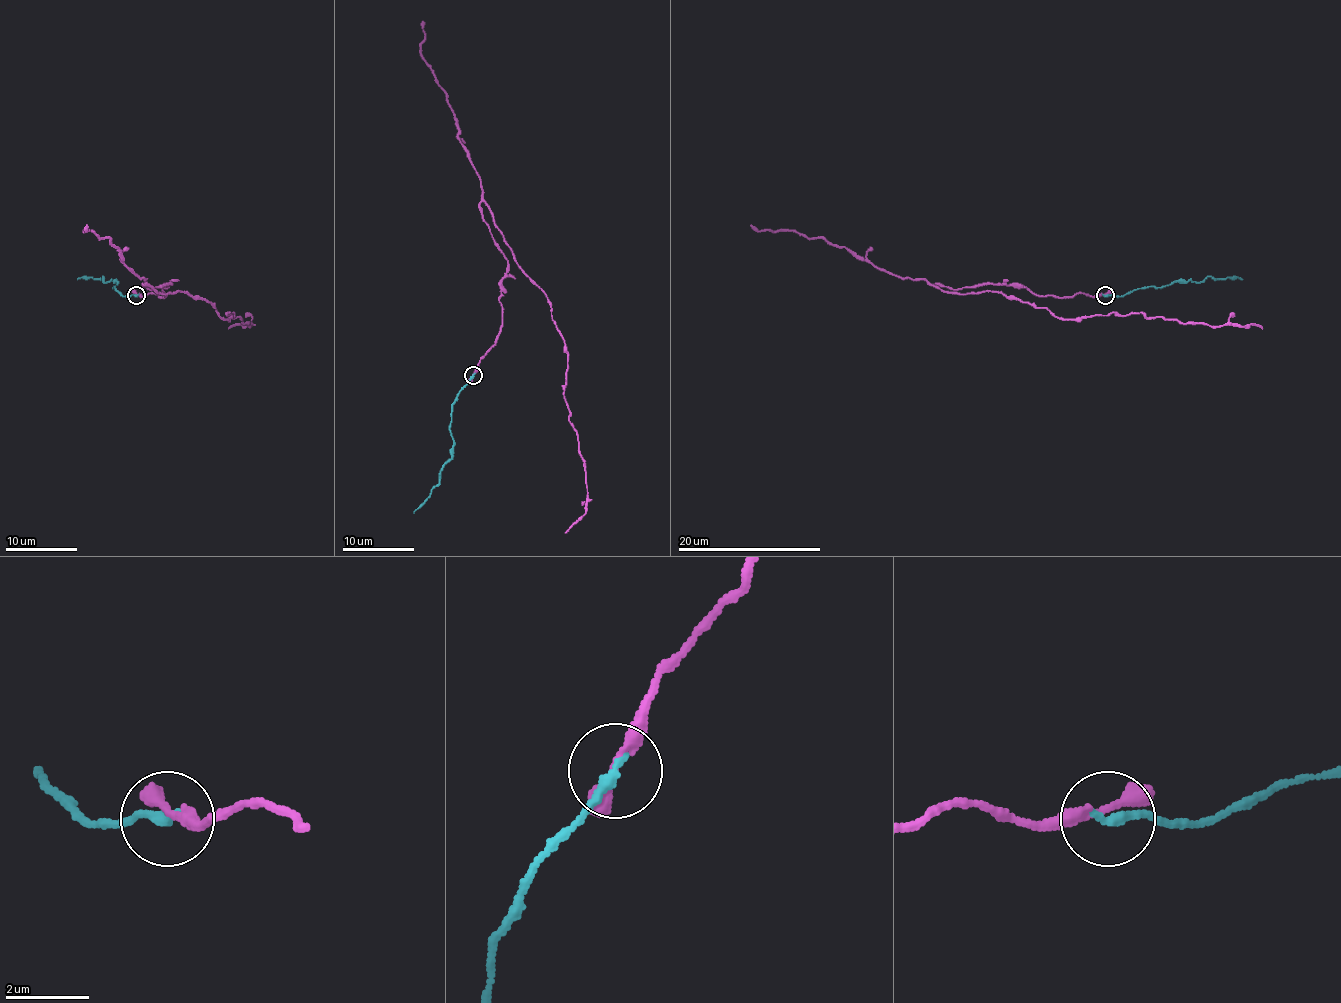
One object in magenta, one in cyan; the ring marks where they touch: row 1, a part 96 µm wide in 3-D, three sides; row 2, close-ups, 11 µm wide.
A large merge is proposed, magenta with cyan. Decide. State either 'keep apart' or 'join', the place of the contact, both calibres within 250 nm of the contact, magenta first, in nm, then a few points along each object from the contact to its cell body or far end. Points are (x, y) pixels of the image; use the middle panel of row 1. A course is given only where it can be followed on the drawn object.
join | (473, 375) | 240/260 nm | magenta via (473, 374), (500, 329), (507, 266), (482, 201), (565, 343), (565, 403), (585, 462), (586, 510), (565, 532) | cyan via (473, 376), (452, 406), (452, 458), (443, 467), (439, 482), (414, 512)

